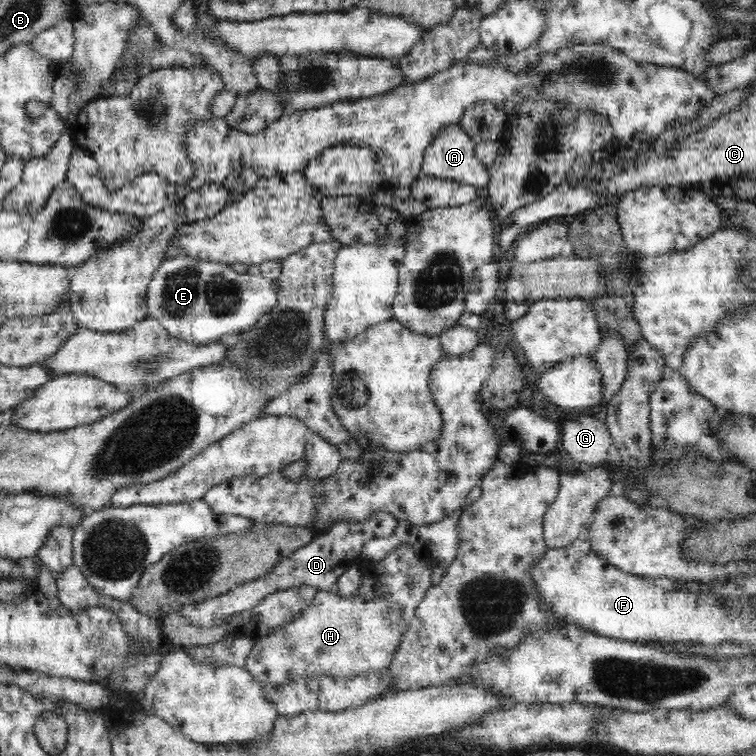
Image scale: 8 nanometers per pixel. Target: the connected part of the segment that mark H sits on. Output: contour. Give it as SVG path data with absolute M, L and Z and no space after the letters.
M400 544L380 562L360 561L357 565L362 571L362 586L354 596L340 596L335 590L318 591L312 604L301 610L296 620L254 641L245 667L256 681L264 686L282 685L290 680L298 680L298 677L332 675L346 678L365 675L370 671L380 673L382 669L388 669L404 632L414 623L417 606L432 586L434 566L424 564L411 544Z

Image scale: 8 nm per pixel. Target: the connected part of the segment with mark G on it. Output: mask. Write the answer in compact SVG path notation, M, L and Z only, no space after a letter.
M577 414L574 420L566 420L562 424L562 448L569 458L585 466L594 466L603 462L613 450L613 440L605 422L600 422L592 416Z

